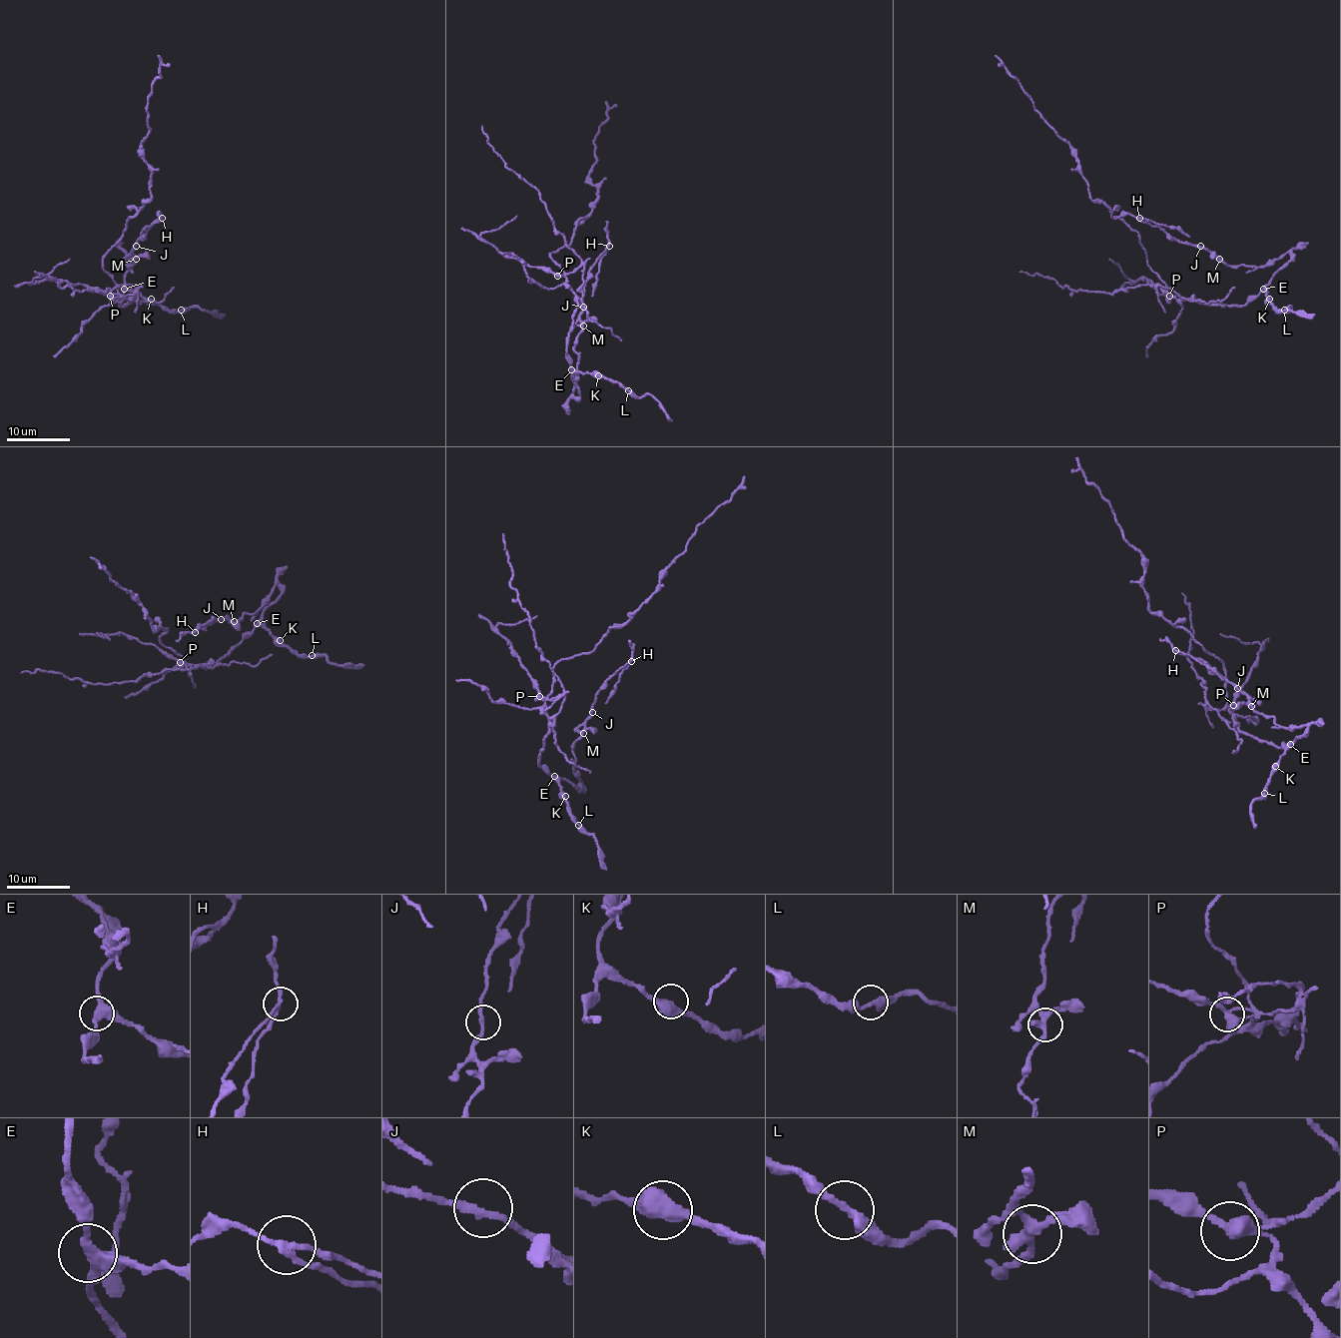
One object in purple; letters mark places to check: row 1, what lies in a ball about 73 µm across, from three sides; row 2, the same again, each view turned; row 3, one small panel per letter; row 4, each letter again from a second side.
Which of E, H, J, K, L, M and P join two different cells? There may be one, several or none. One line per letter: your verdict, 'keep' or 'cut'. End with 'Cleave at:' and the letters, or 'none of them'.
E: keep
H: cut
J: keep
K: keep
L: keep
M: keep
P: cut
Cleave at: H, P

